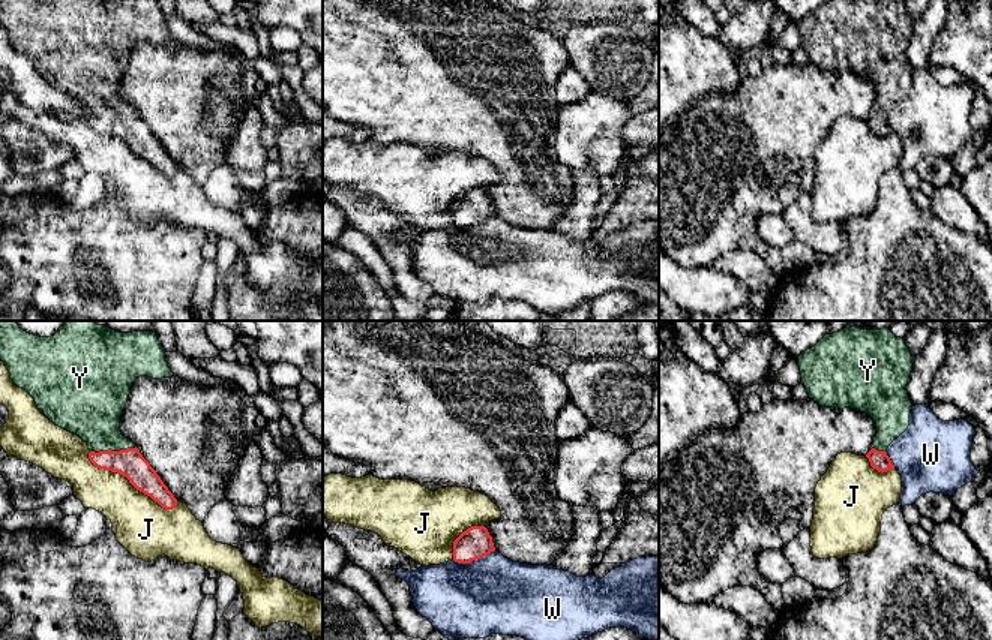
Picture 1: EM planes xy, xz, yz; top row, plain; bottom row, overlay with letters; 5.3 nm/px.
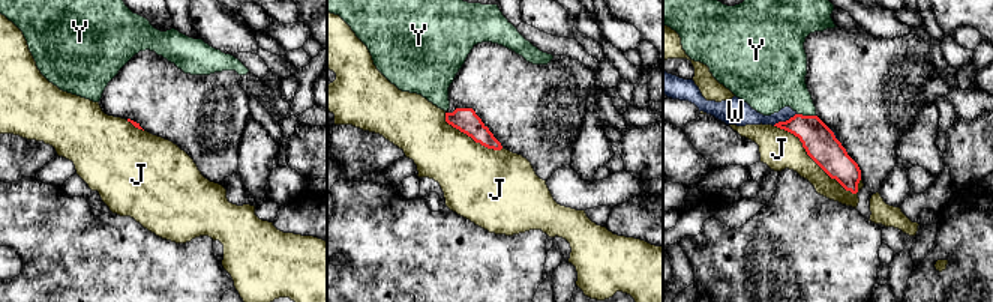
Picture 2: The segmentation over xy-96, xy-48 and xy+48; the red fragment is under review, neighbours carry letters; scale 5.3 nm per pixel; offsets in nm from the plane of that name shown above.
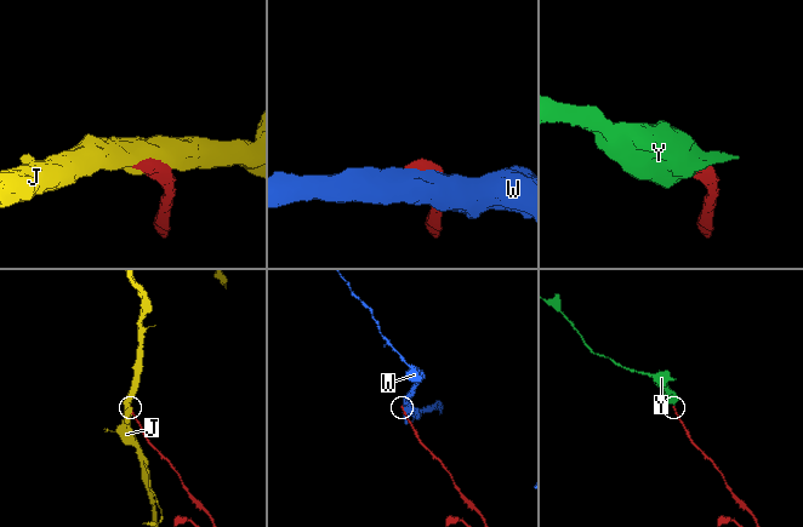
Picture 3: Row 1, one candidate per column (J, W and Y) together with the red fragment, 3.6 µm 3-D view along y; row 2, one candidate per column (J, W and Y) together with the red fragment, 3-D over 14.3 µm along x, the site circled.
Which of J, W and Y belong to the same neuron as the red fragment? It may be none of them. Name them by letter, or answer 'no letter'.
Y

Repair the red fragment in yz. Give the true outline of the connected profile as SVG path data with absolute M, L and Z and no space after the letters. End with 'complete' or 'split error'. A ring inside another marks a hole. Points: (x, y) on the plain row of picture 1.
M824 0L798 19L809 63L870 79L876 99L866 121L878 136L894 133L885 115L909 90L906 48L912 24L905 4L896 0Z; split error

